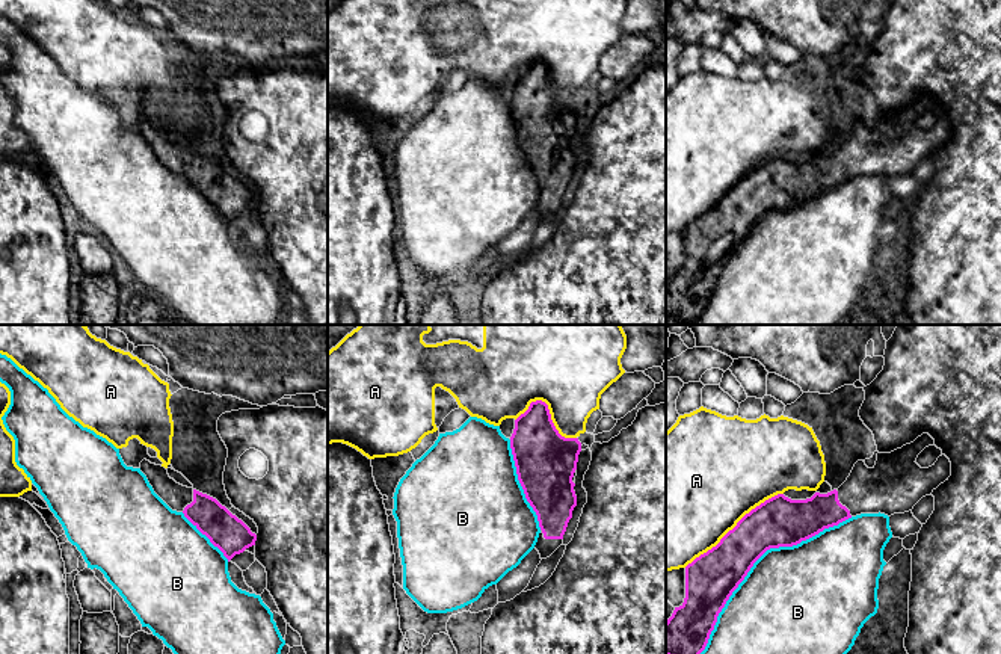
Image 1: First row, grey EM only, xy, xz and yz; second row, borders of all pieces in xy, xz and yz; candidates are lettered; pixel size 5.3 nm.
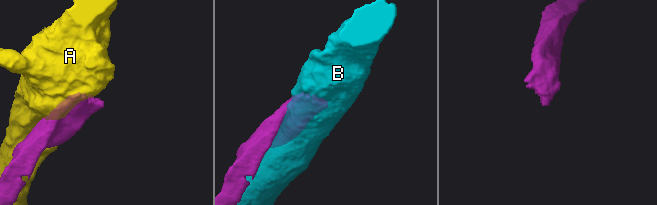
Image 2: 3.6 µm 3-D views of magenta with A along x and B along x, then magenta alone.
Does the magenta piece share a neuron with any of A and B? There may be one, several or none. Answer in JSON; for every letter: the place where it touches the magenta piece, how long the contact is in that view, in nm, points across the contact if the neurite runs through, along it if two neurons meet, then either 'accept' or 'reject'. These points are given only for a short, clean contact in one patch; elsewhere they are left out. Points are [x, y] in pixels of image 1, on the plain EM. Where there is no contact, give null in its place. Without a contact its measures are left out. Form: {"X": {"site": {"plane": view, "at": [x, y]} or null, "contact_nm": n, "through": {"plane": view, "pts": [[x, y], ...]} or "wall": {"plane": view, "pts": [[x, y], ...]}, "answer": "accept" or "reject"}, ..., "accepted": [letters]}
{"A": {"site": {"plane": "yz", "at": [734, 189]}, "contact_nm": 650, "answer": "reject"}, "B": {"site": {"plane": "yz", "at": [755, 222]}, "contact_nm": 1100, "answer": "reject"}, "accepted": []}

